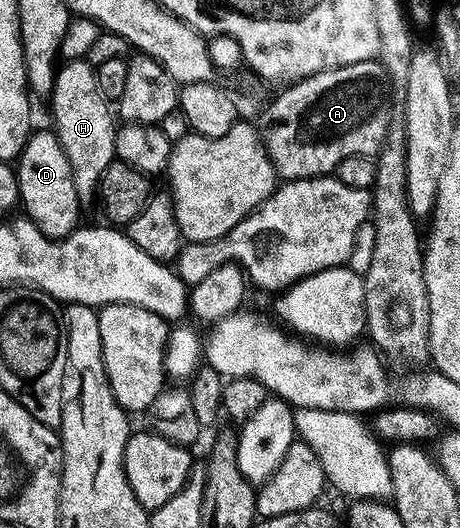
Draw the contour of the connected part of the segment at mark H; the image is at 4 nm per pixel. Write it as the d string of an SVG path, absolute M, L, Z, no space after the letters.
M85 58L78 59L61 68L58 80L54 82L54 126L59 143L71 162L72 177L75 179L76 193L81 202L88 205L96 199L102 186L104 173L116 162L116 137L114 127L115 112L111 104L100 93L98 73Z

